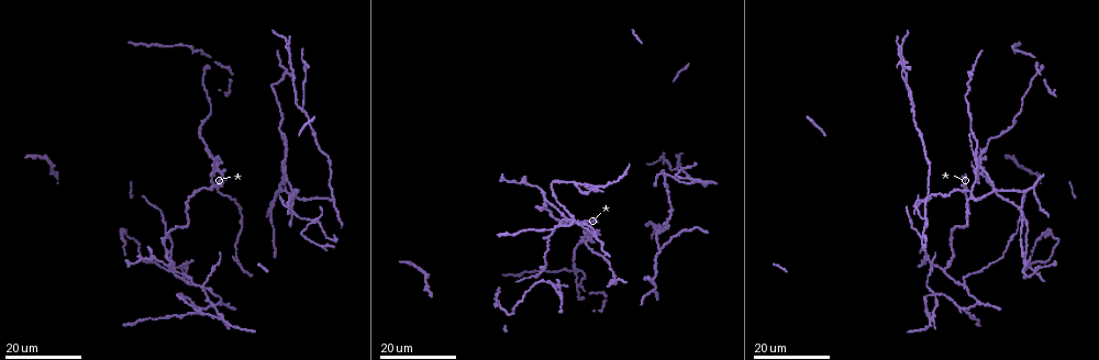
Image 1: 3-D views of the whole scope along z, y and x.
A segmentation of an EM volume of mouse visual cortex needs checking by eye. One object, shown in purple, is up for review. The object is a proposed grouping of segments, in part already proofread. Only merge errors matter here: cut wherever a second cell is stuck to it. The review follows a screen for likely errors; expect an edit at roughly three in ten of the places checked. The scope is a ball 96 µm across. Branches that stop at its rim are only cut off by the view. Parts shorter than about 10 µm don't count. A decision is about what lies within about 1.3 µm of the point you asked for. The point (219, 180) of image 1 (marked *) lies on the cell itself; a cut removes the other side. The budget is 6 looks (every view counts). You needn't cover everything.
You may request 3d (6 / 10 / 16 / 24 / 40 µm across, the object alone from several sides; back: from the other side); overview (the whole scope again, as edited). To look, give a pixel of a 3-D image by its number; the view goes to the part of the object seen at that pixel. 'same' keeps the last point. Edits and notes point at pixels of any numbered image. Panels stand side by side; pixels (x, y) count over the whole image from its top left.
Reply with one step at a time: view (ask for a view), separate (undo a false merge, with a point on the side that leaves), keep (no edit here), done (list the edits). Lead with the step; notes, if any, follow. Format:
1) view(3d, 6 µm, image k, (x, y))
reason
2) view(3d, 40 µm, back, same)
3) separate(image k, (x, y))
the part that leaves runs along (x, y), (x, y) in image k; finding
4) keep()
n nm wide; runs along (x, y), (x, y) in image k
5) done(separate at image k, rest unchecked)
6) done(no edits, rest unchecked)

view(3d, 16 µm, image 1, (555, 291))
two arms in line, one across

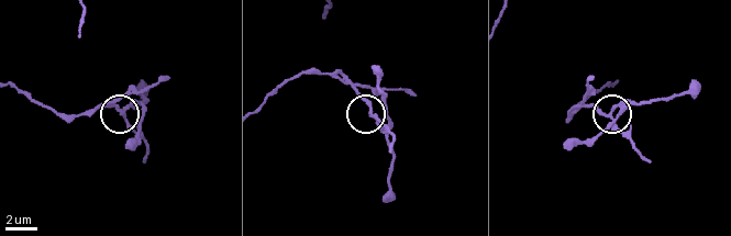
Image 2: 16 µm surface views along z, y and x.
view(3d, 6 µm, image 2, (368, 106))
zoom in

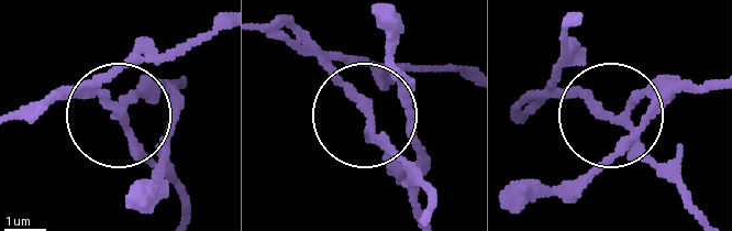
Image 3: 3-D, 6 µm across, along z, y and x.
separate(image 3, (136, 59))
a second cell is stuck on

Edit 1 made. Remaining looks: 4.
view(overview)
redraw

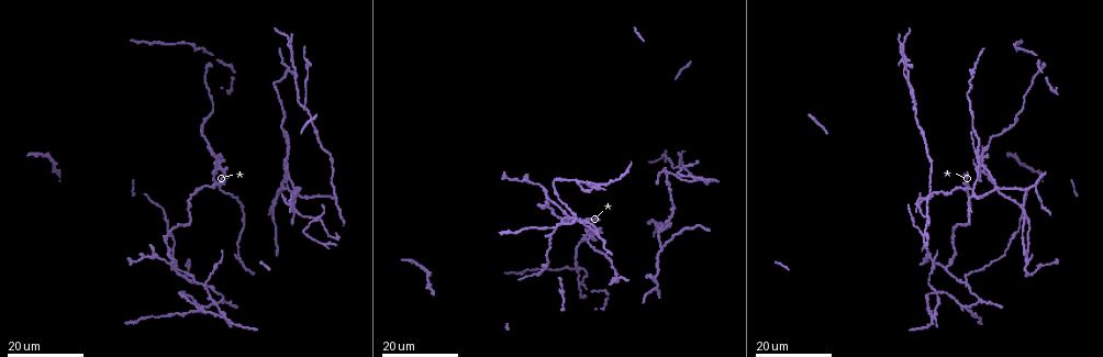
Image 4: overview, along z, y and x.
view(3d, 16 µm, image 4, (547, 200))

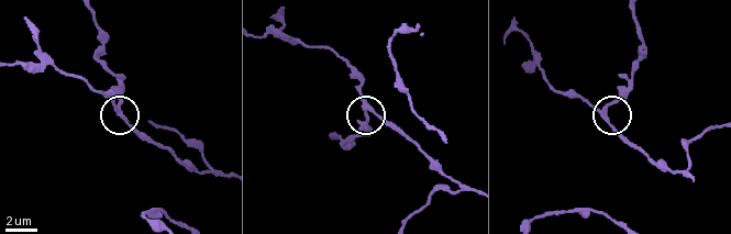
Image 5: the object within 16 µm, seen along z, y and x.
view(3d, 10 µm, image 5, (365, 105))
zoom in

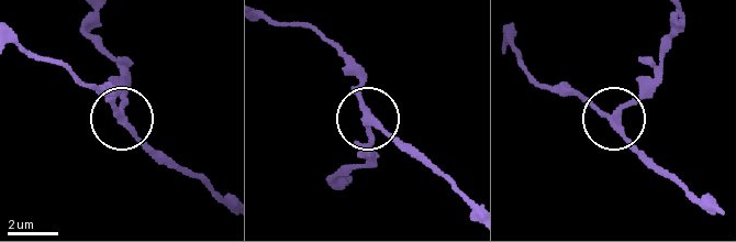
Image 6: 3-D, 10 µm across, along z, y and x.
view(3d, 10 µm, back, image 6, (614, 119))

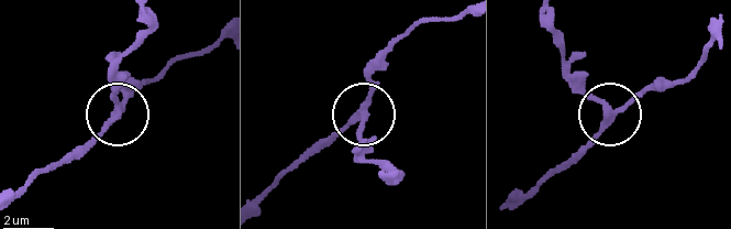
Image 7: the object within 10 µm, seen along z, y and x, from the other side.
keep()
side arm 17 µm; runs along (392, 176), (365, 160), (358, 128), (372, 67) in image 7; all the same cell

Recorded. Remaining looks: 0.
done(separate at image 3, rest unchecked)

